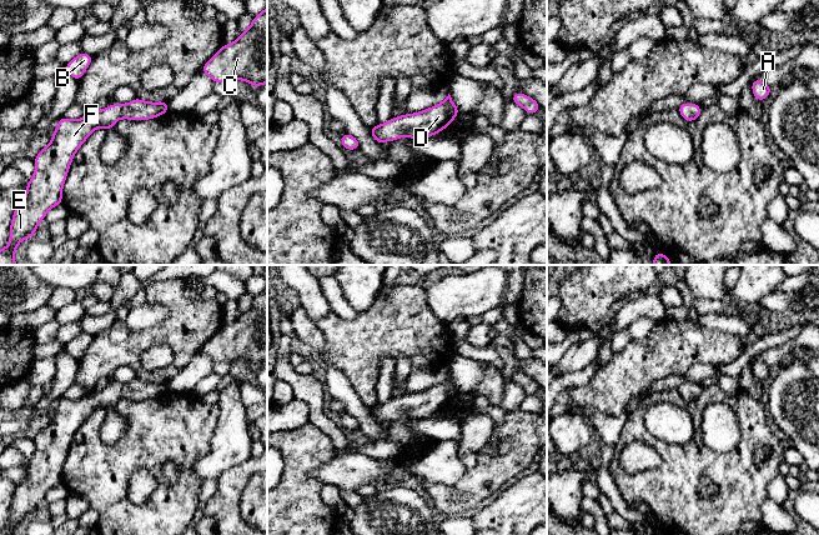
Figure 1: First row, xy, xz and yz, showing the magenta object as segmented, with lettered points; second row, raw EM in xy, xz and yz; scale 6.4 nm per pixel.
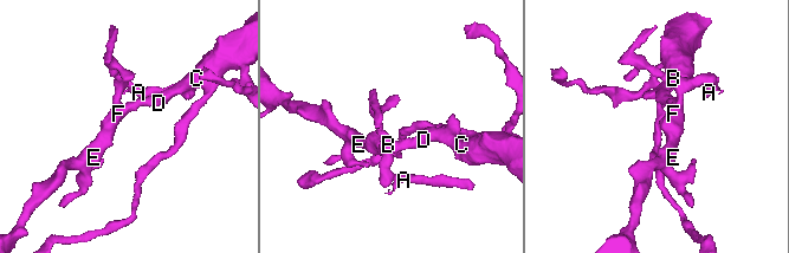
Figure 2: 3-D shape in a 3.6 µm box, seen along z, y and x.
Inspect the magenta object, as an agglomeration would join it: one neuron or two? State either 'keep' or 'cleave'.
keep

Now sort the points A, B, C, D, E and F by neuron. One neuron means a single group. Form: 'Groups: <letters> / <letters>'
Groups: A B C D E F

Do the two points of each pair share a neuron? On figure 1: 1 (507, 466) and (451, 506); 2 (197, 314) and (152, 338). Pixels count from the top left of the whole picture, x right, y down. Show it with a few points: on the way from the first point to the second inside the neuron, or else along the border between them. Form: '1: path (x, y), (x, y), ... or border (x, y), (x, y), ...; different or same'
1: path (492, 474), (466, 503); same
2: path (186, 324), (182, 324), (175, 331), (164, 334); same

